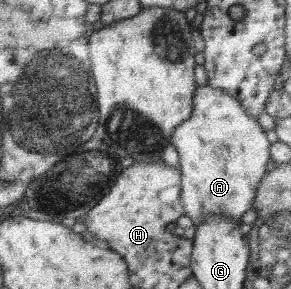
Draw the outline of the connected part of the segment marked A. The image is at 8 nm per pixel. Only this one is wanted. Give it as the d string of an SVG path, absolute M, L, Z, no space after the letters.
M207 85L195 86L192 95L192 110L189 117L176 125L170 135L170 143L179 155L179 173L181 173L180 200L184 215L191 218L194 225L210 215L222 215L231 218L232 222L242 225L241 215L252 209L257 186L265 173L265 163L270 158L269 142L257 120L247 115L236 99L226 91Z

